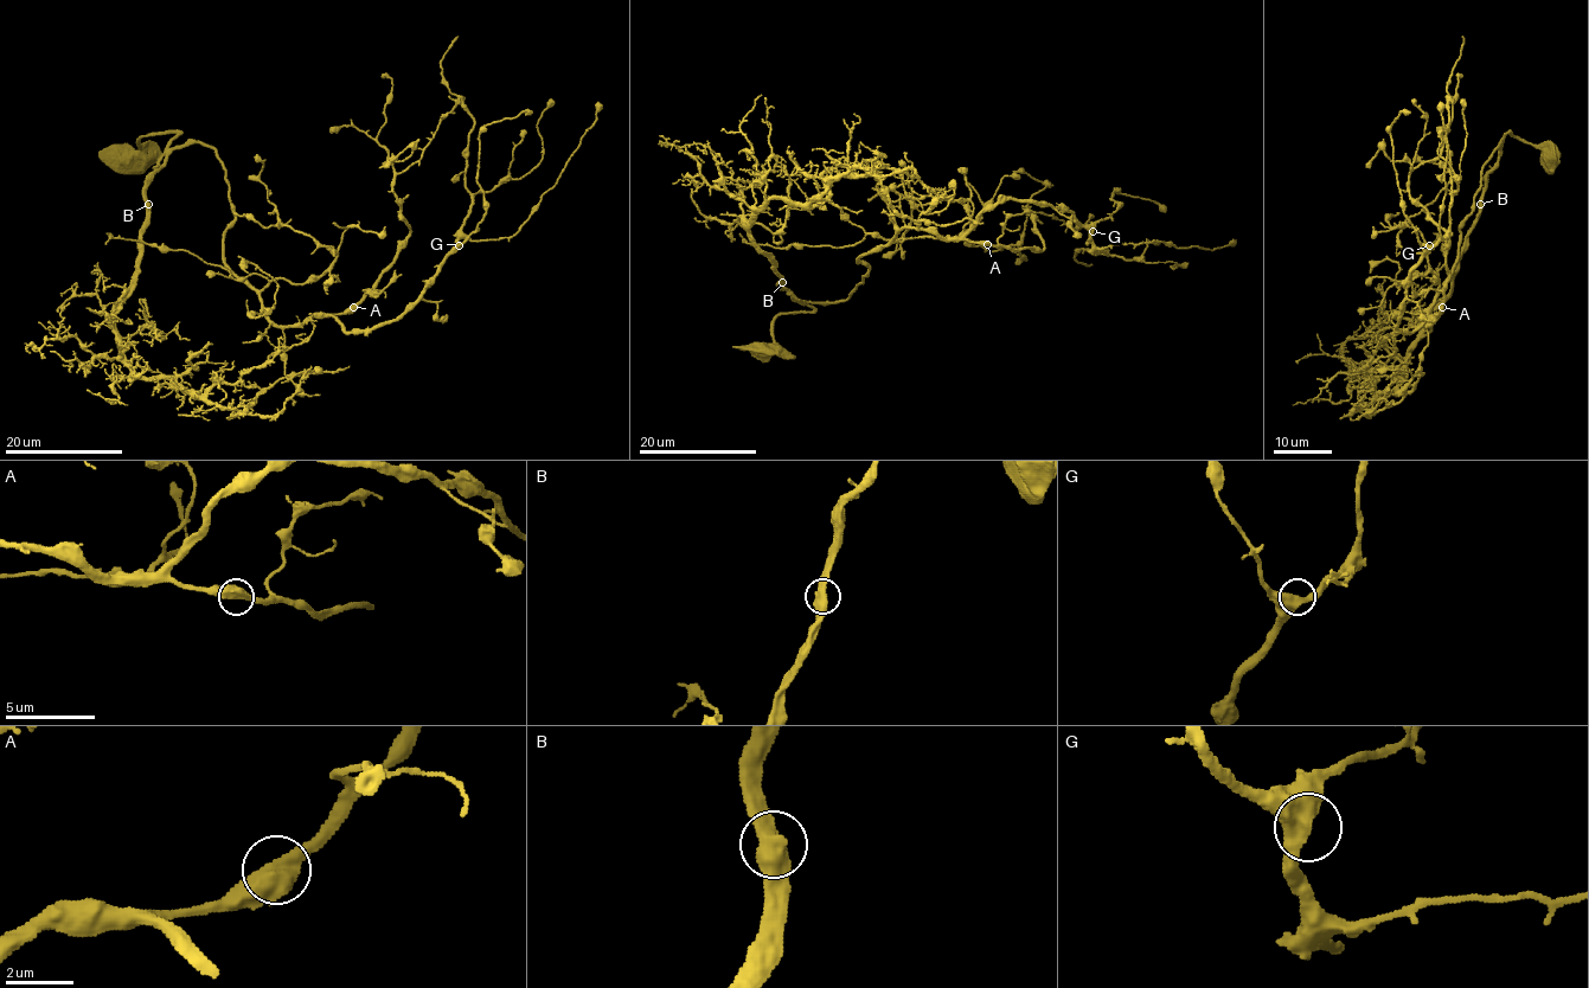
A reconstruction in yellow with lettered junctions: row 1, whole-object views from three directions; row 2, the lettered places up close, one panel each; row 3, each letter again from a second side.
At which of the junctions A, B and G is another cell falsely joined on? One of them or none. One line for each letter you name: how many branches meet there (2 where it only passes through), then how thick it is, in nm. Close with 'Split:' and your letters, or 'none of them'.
Split: none of them

